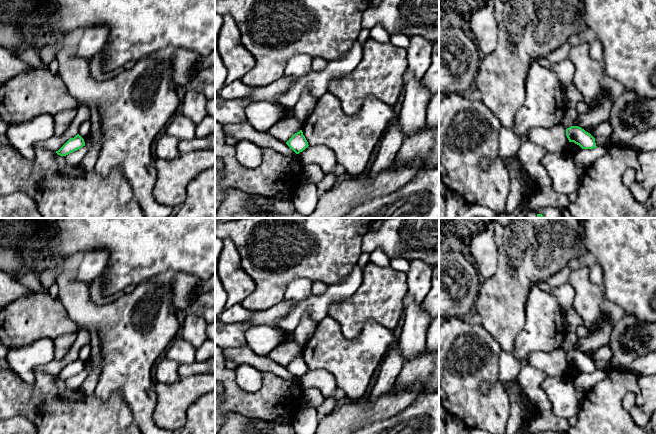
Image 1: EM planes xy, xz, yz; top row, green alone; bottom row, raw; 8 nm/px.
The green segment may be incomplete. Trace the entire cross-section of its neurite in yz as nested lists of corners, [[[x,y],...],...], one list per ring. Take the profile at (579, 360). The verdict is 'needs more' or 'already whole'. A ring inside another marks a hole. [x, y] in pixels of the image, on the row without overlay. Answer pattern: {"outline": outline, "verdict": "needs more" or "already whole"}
{"outline": [[[571,350],[566,353],[566,360],[569,366],[574,366],[582,373],[596,372],[595,362],[584,353],[578,350]]], "verdict": "already whole"}

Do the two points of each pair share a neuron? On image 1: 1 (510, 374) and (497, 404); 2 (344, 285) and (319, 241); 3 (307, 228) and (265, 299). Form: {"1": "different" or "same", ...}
{"1": "different", "2": "different", "3": "same"}

